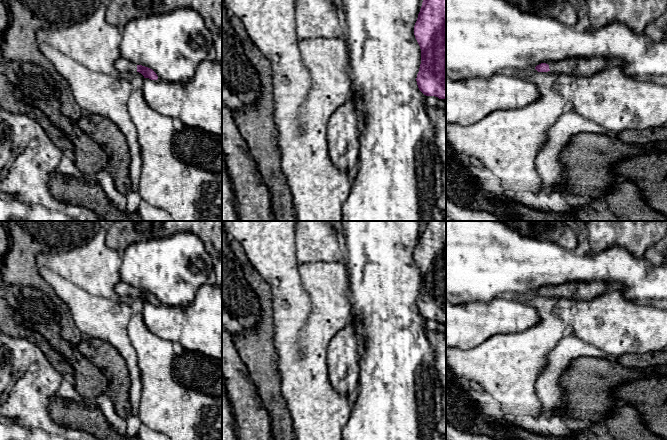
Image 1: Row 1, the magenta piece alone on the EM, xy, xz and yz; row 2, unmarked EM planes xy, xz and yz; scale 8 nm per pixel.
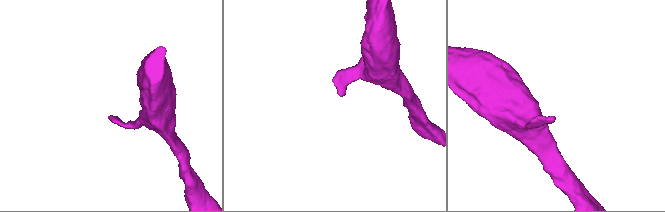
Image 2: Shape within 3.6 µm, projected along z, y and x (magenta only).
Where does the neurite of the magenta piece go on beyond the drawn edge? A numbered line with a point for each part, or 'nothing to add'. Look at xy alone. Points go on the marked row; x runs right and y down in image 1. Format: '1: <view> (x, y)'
1: xy (122, 65)

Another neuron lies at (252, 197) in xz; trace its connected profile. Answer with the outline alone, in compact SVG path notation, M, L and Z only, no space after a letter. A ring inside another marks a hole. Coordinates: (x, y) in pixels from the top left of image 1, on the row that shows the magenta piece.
M222 102L222 151L232 182L239 221L274 221L271 196L232 115L229 103Z

